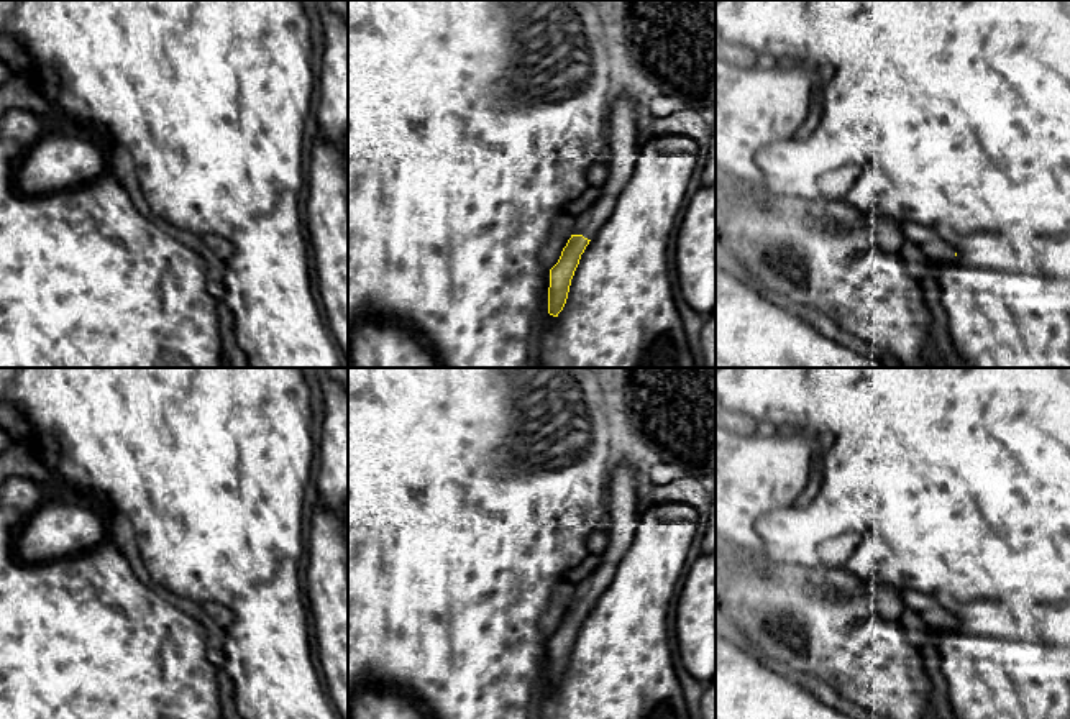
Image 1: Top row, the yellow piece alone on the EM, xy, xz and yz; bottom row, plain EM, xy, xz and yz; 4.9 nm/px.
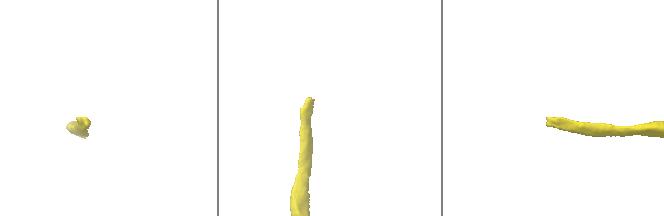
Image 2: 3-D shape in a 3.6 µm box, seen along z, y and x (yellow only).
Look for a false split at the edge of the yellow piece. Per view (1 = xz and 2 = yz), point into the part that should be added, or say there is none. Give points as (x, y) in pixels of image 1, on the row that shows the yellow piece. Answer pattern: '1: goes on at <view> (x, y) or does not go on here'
1: goes on at xz (622, 148)
2: does not go on here

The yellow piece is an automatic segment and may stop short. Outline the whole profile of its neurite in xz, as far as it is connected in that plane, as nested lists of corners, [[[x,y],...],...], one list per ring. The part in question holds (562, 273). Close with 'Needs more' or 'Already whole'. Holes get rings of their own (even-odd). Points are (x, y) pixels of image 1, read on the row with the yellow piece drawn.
[[[620,89],[612,95],[609,112],[609,141],[604,161],[609,177],[601,187],[599,199],[576,217],[576,228],[561,251],[558,263],[550,269],[548,314],[558,317],[563,310],[571,279],[579,264],[581,254],[610,217],[619,194],[632,177],[635,159],[640,149],[637,143],[637,118],[643,110],[643,98],[630,89]]]. Needs more

